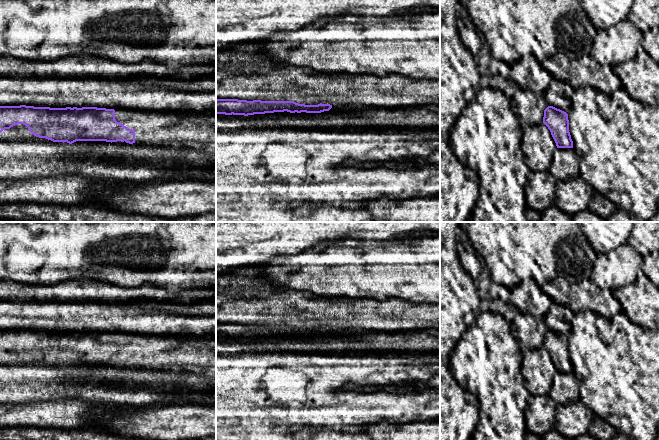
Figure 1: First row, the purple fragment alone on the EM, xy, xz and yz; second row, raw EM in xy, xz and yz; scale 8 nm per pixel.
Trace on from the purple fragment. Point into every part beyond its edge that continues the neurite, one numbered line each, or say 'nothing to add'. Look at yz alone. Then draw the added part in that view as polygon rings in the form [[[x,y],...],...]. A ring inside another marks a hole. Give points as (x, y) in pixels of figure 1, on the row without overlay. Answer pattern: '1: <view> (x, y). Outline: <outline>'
nothing to add

